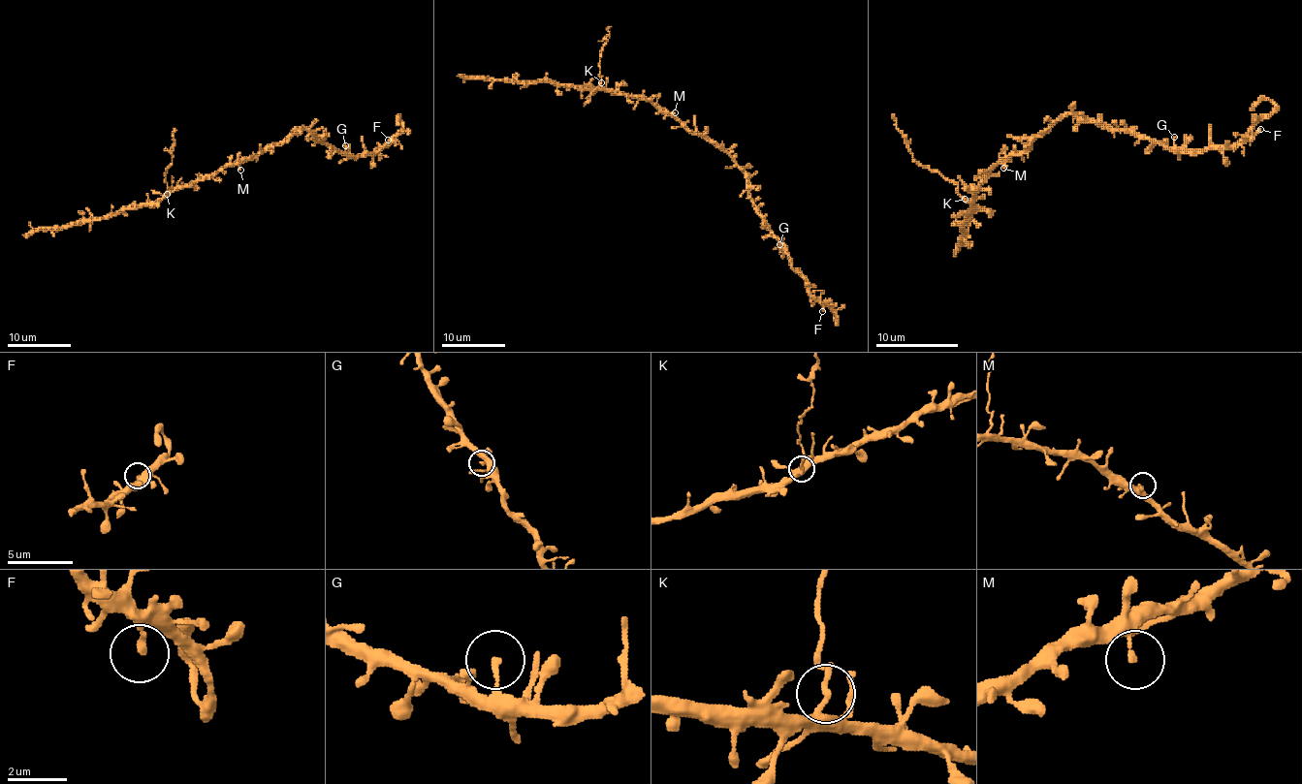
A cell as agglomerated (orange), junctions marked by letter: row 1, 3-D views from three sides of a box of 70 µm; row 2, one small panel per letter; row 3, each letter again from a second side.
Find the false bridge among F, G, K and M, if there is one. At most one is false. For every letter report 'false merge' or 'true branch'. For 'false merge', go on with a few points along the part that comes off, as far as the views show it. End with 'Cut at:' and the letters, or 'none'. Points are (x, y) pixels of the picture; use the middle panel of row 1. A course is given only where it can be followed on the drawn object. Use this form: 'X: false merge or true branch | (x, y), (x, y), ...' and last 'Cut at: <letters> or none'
F: true branch
G: true branch
K: false merge | (601, 82), (600, 50), (606, 43), (609, 26)
M: true branch
Cut at: K

